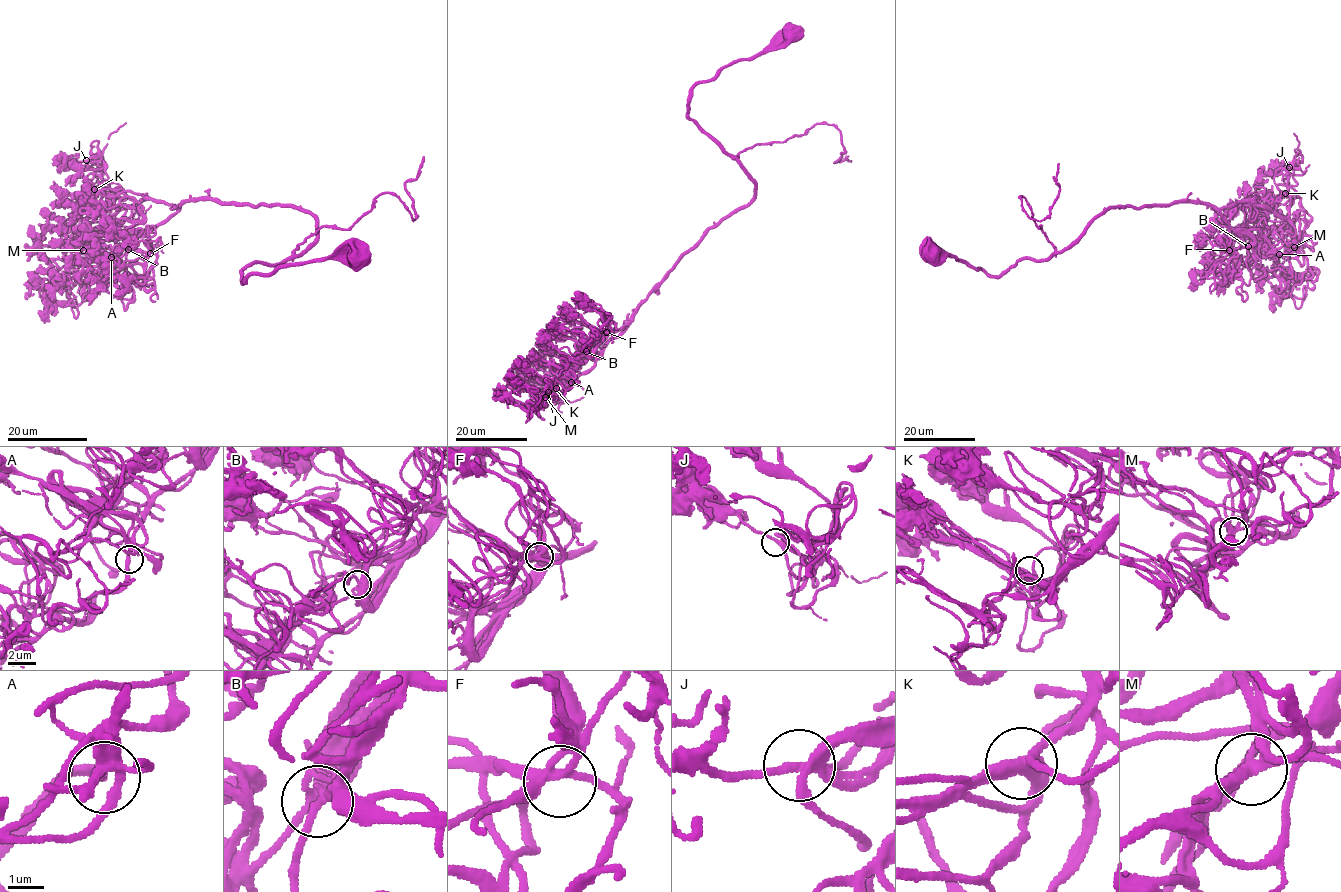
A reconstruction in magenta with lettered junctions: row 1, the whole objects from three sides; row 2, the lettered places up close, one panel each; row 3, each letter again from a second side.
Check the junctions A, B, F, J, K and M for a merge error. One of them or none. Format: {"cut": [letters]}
{"cut": []}

